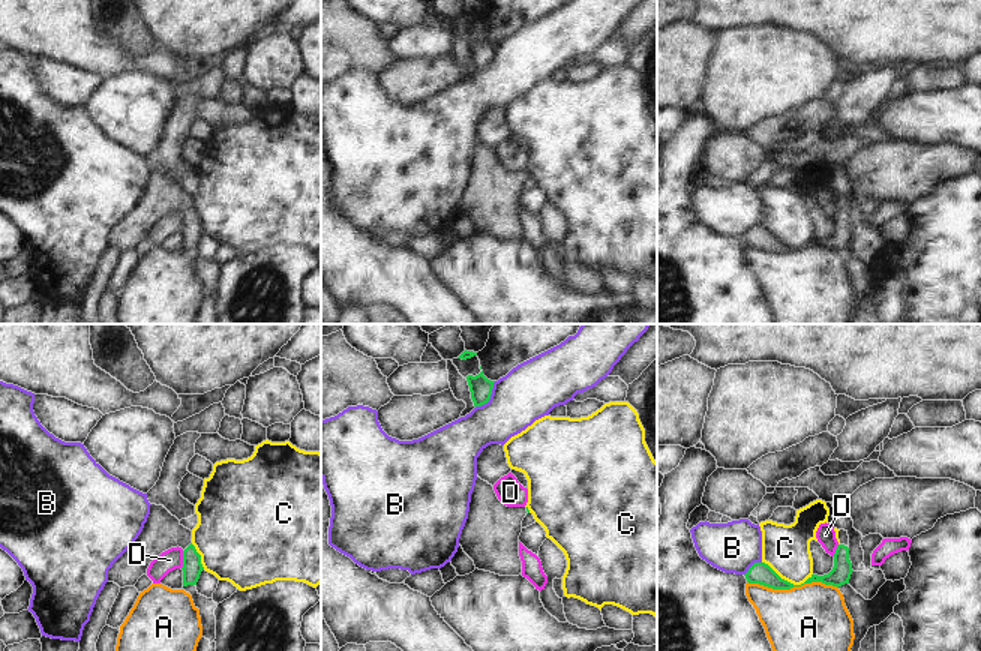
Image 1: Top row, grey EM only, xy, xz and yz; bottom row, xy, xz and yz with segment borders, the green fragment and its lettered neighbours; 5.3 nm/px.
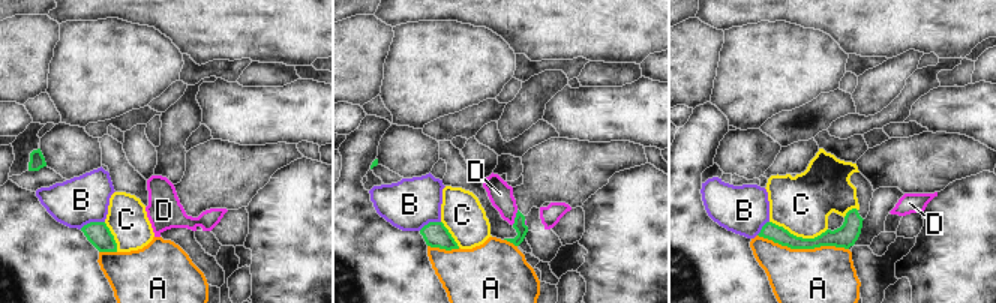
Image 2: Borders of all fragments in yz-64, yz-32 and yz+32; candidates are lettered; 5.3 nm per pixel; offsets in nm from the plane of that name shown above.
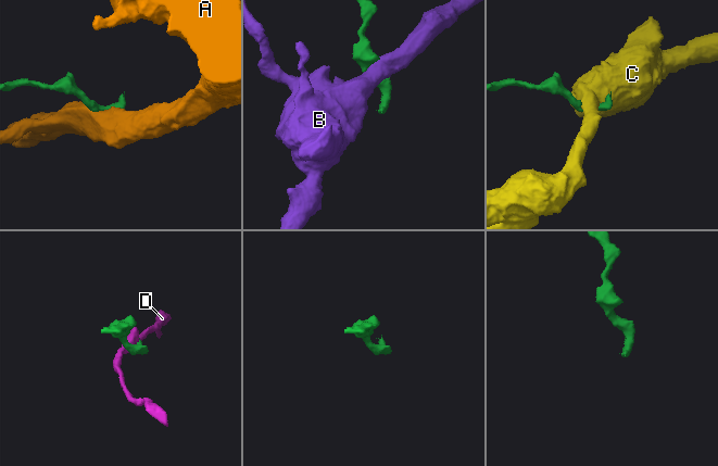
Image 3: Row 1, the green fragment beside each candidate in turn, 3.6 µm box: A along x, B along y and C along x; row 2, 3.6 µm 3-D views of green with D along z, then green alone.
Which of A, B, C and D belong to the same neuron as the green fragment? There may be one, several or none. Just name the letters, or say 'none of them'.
none of them

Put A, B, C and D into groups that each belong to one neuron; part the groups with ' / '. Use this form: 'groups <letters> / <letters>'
groups A / B / C / D

